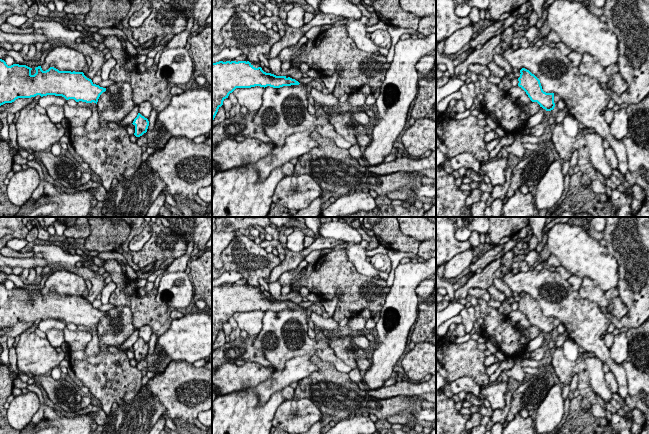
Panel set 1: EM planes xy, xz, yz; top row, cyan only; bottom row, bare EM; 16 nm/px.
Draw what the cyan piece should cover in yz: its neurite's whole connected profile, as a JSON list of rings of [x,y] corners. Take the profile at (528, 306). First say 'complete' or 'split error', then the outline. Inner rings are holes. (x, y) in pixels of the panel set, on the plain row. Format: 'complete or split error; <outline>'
complete; [[[522,292],[518,302],[518,310],[521,311],[532,326],[537,326],[546,335],[551,335],[555,331],[554,317],[543,315],[540,304],[529,294]]]

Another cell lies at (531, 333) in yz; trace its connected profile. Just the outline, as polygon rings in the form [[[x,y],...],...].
[[[531,326],[529,329],[525,329],[523,335],[530,340],[536,338],[540,333],[540,329],[537,326]]]

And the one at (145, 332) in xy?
[[[149,325],[141,327],[140,329],[138,329],[138,335],[142,340],[148,343],[152,335],[151,327]]]

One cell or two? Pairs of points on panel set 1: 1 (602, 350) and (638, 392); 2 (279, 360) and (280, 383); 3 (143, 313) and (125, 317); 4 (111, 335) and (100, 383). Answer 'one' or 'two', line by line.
1: two
2: two
3: two
4: one

